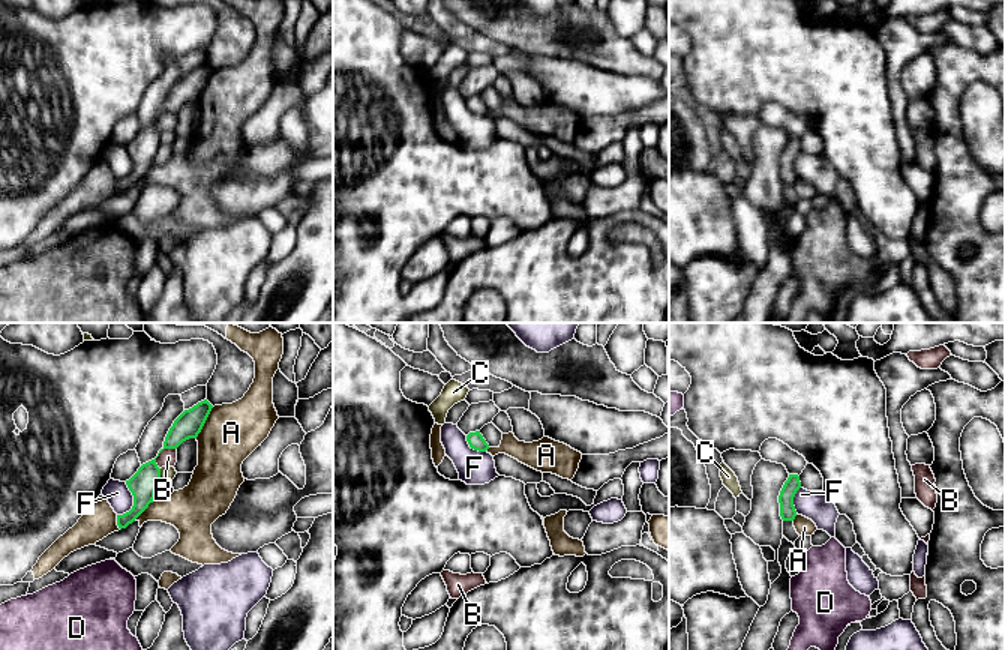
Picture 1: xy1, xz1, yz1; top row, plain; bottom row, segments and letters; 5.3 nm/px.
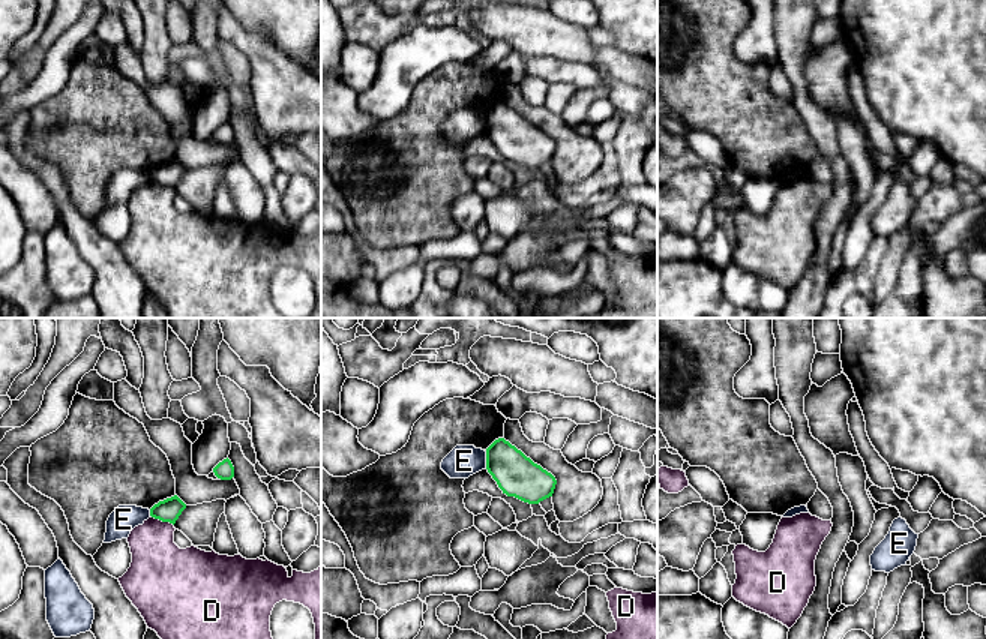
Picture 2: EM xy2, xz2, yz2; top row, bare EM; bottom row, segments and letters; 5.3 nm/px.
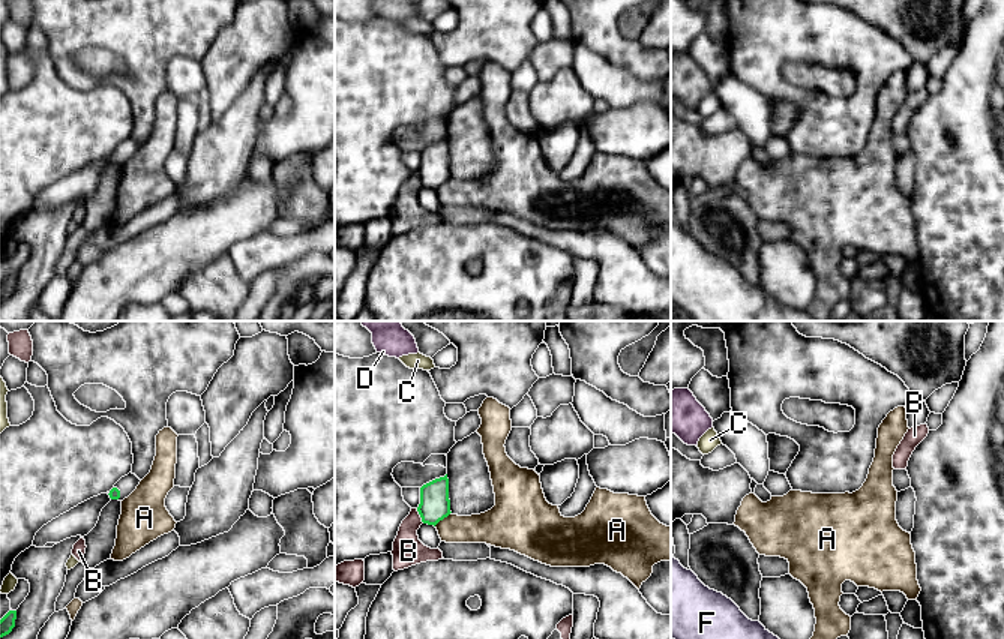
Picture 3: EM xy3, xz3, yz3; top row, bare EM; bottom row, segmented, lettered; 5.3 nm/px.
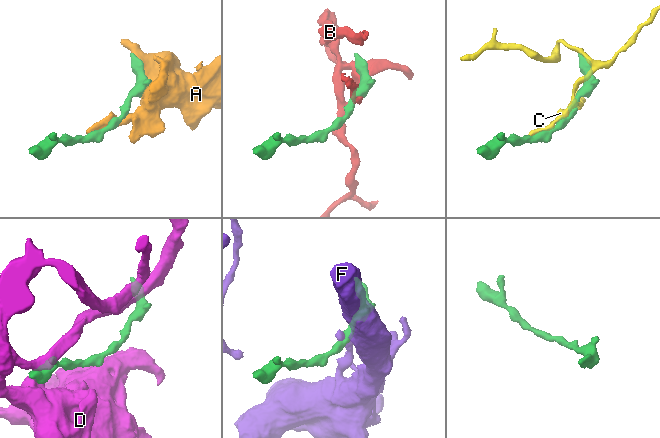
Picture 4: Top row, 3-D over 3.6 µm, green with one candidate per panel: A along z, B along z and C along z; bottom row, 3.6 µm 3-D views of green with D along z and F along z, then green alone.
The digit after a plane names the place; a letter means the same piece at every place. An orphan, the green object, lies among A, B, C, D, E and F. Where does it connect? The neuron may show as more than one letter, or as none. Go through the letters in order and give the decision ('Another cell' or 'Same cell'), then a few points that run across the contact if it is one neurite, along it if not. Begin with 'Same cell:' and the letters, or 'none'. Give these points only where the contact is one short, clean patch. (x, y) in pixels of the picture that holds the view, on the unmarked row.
Same cell: none
A: Another cell
B: Another cell
C: Another cell
D: Another cell
E: Another cell. Line: xz2 (485, 116), (486, 131)
F: Another cell. Line: xy1 (125, 146), (132, 159), (132, 170), (117, 179)

